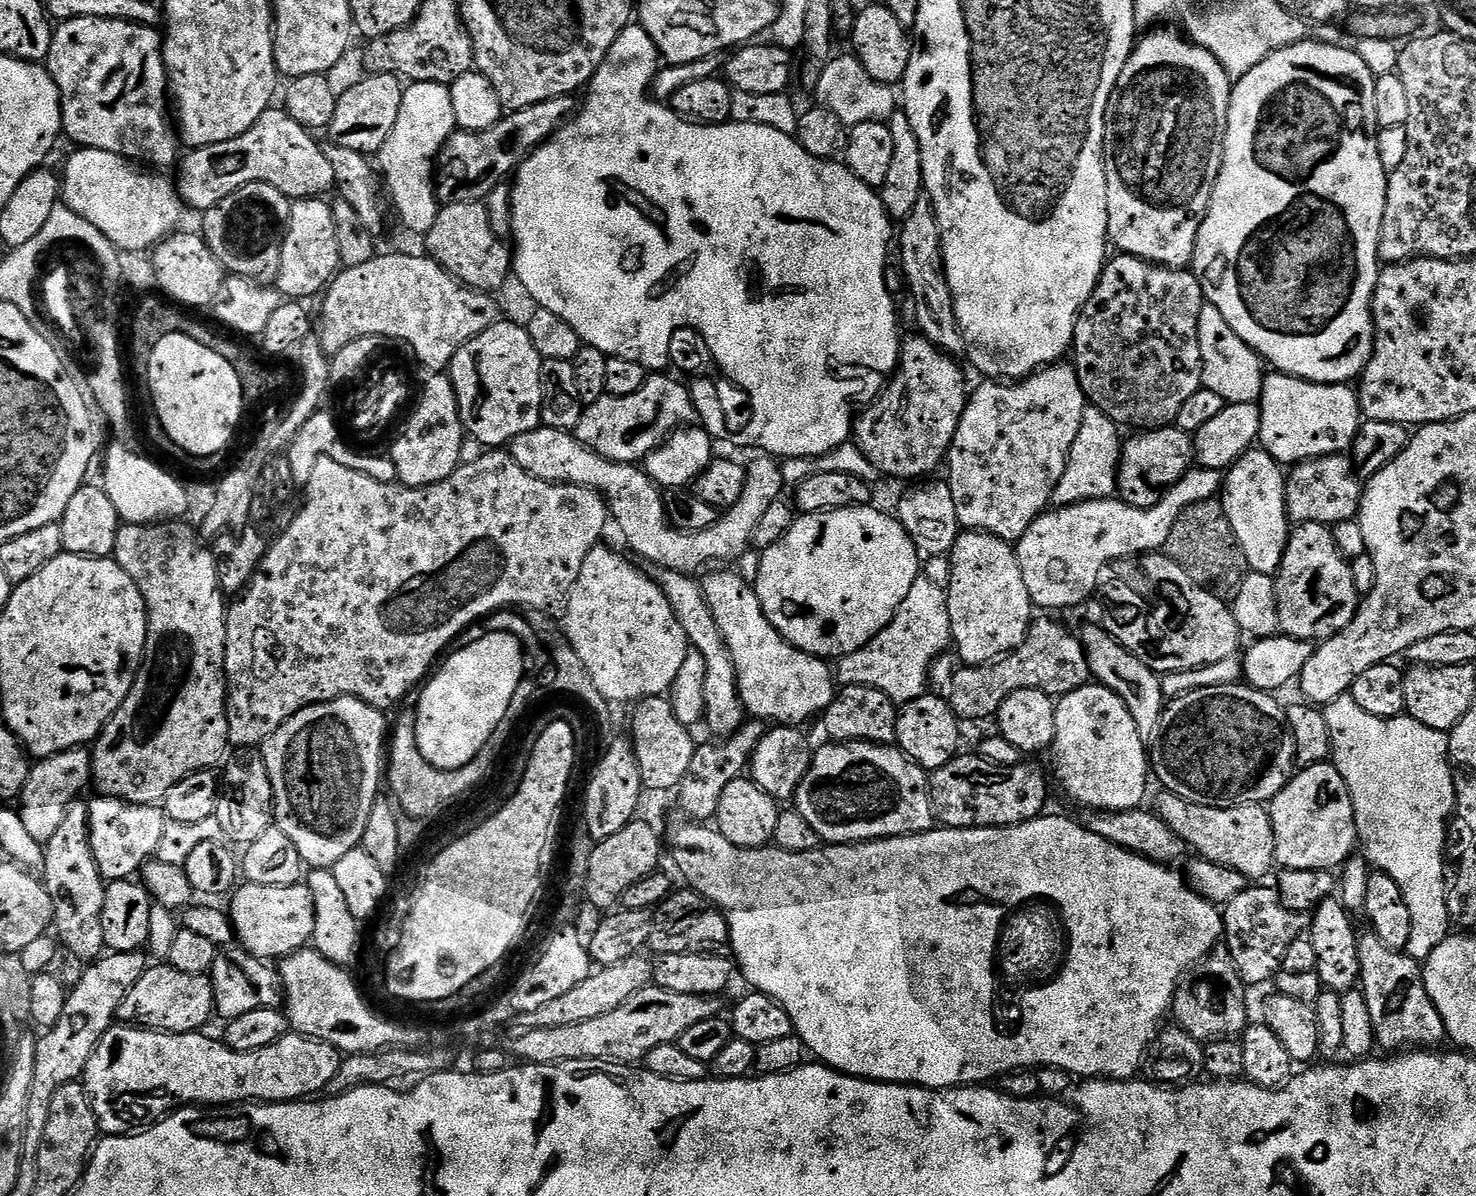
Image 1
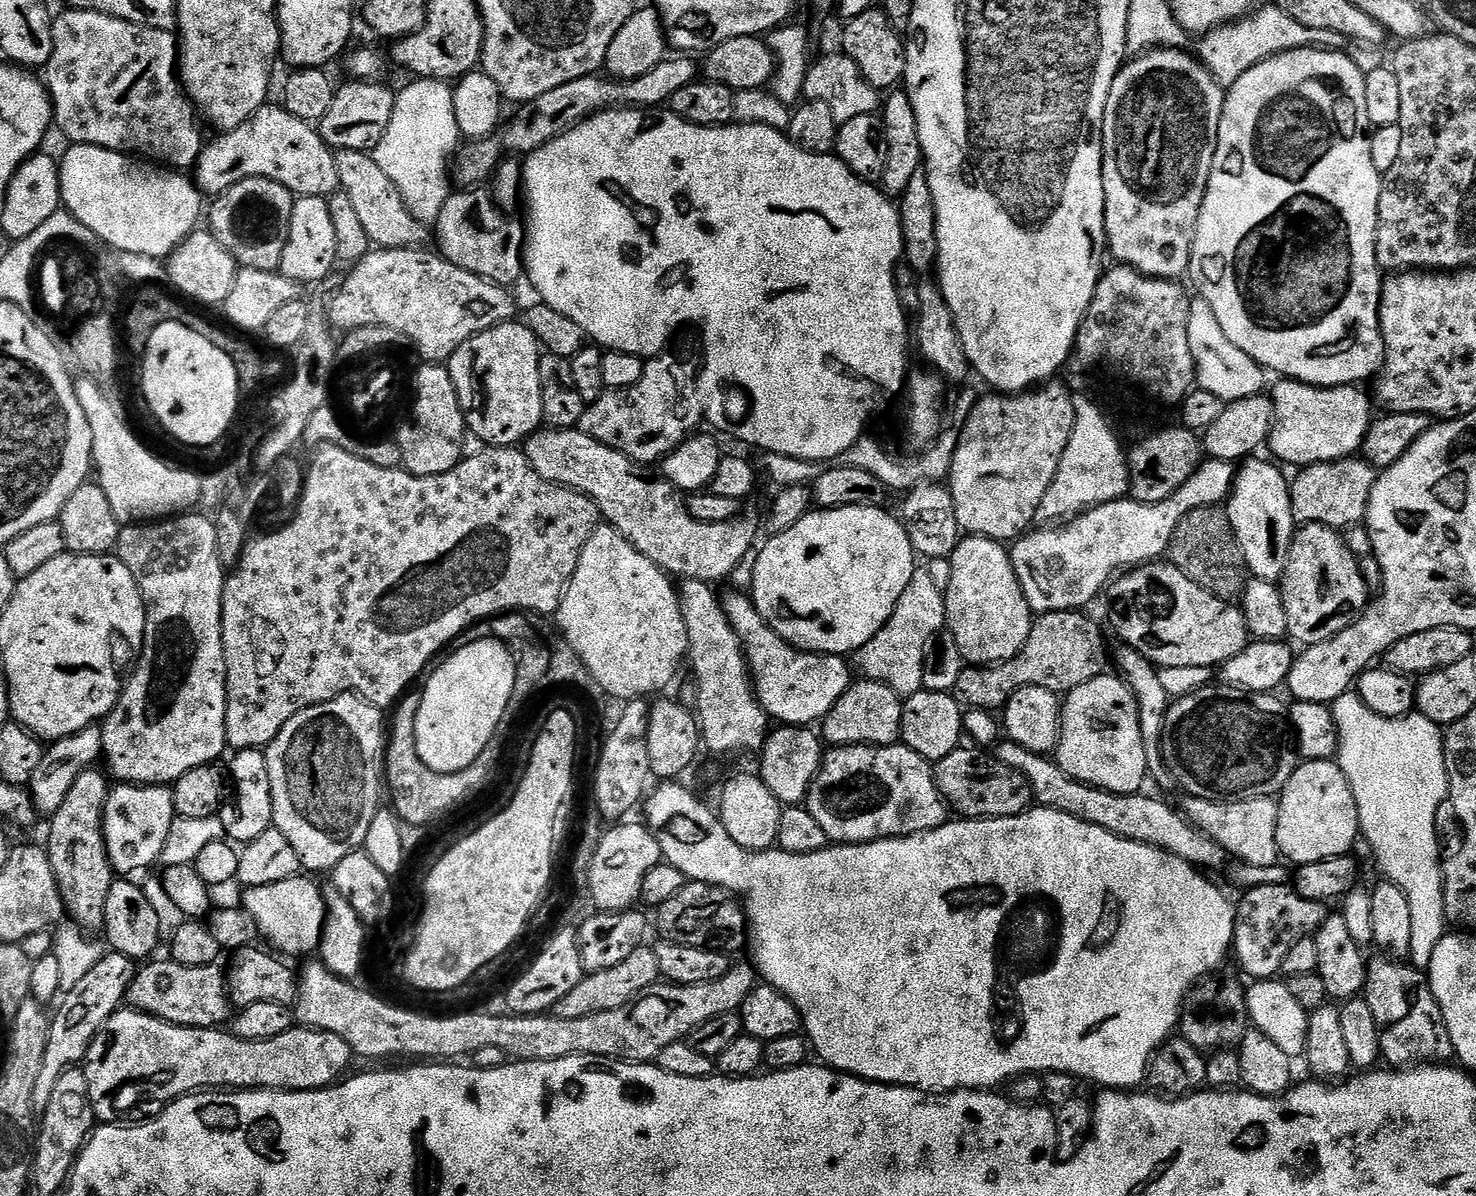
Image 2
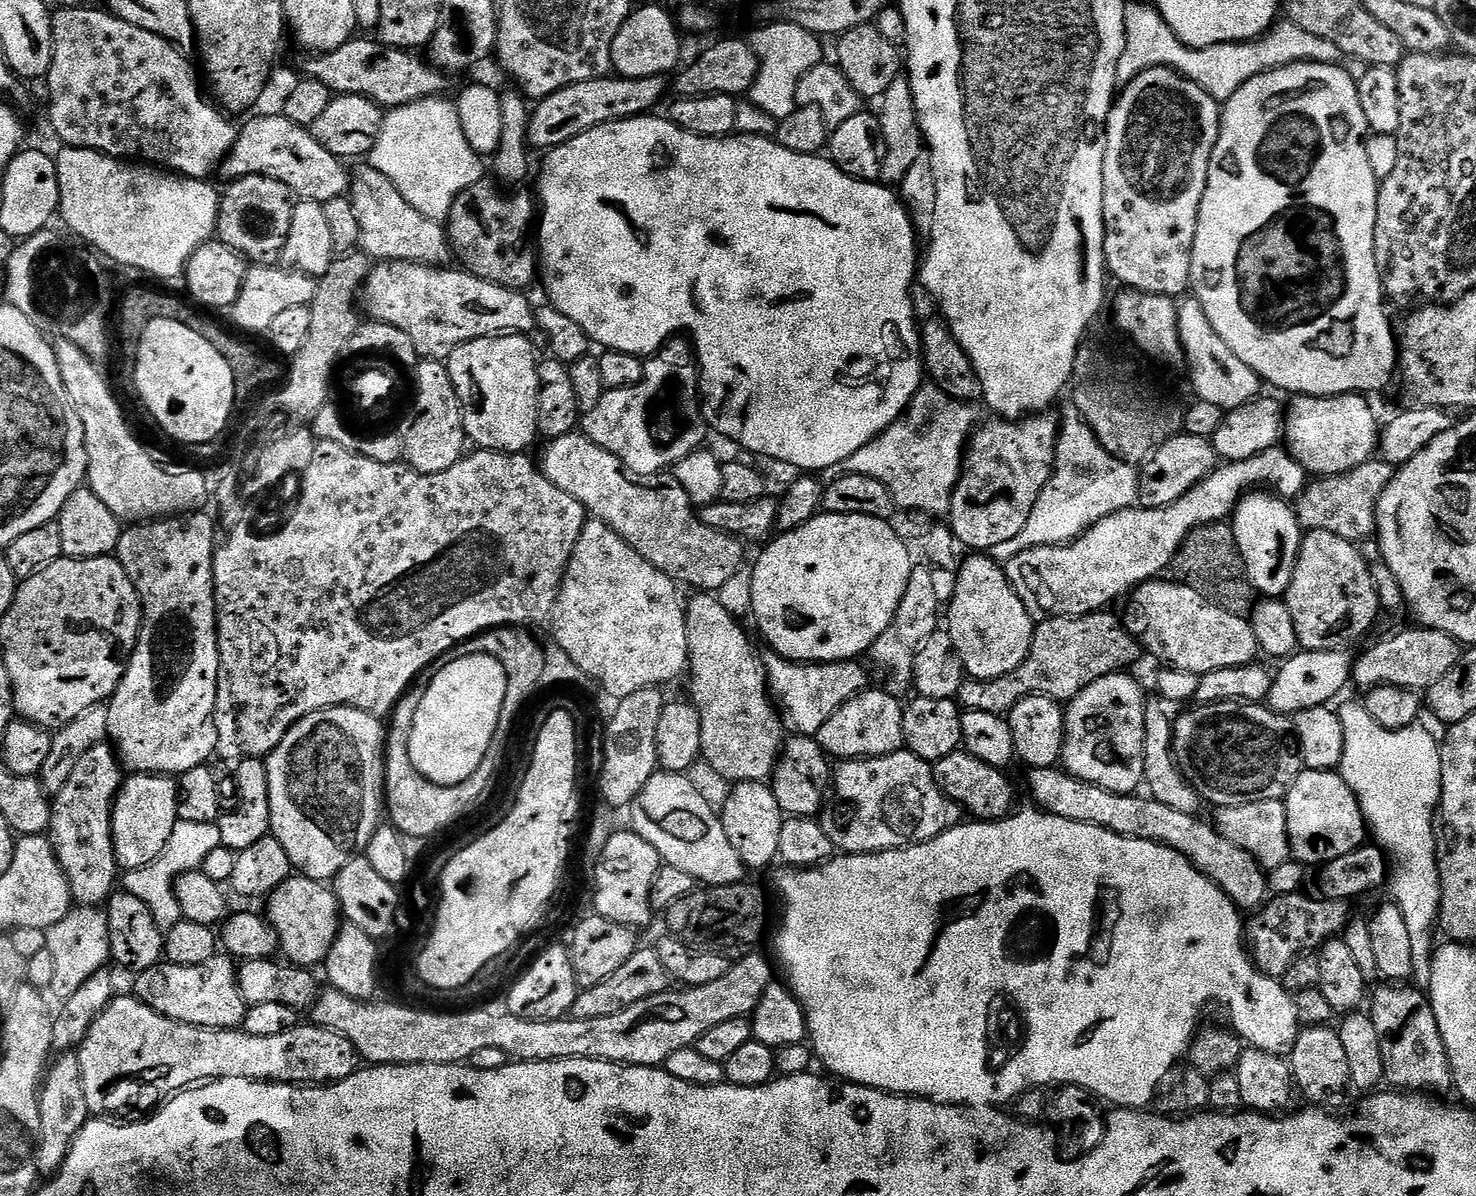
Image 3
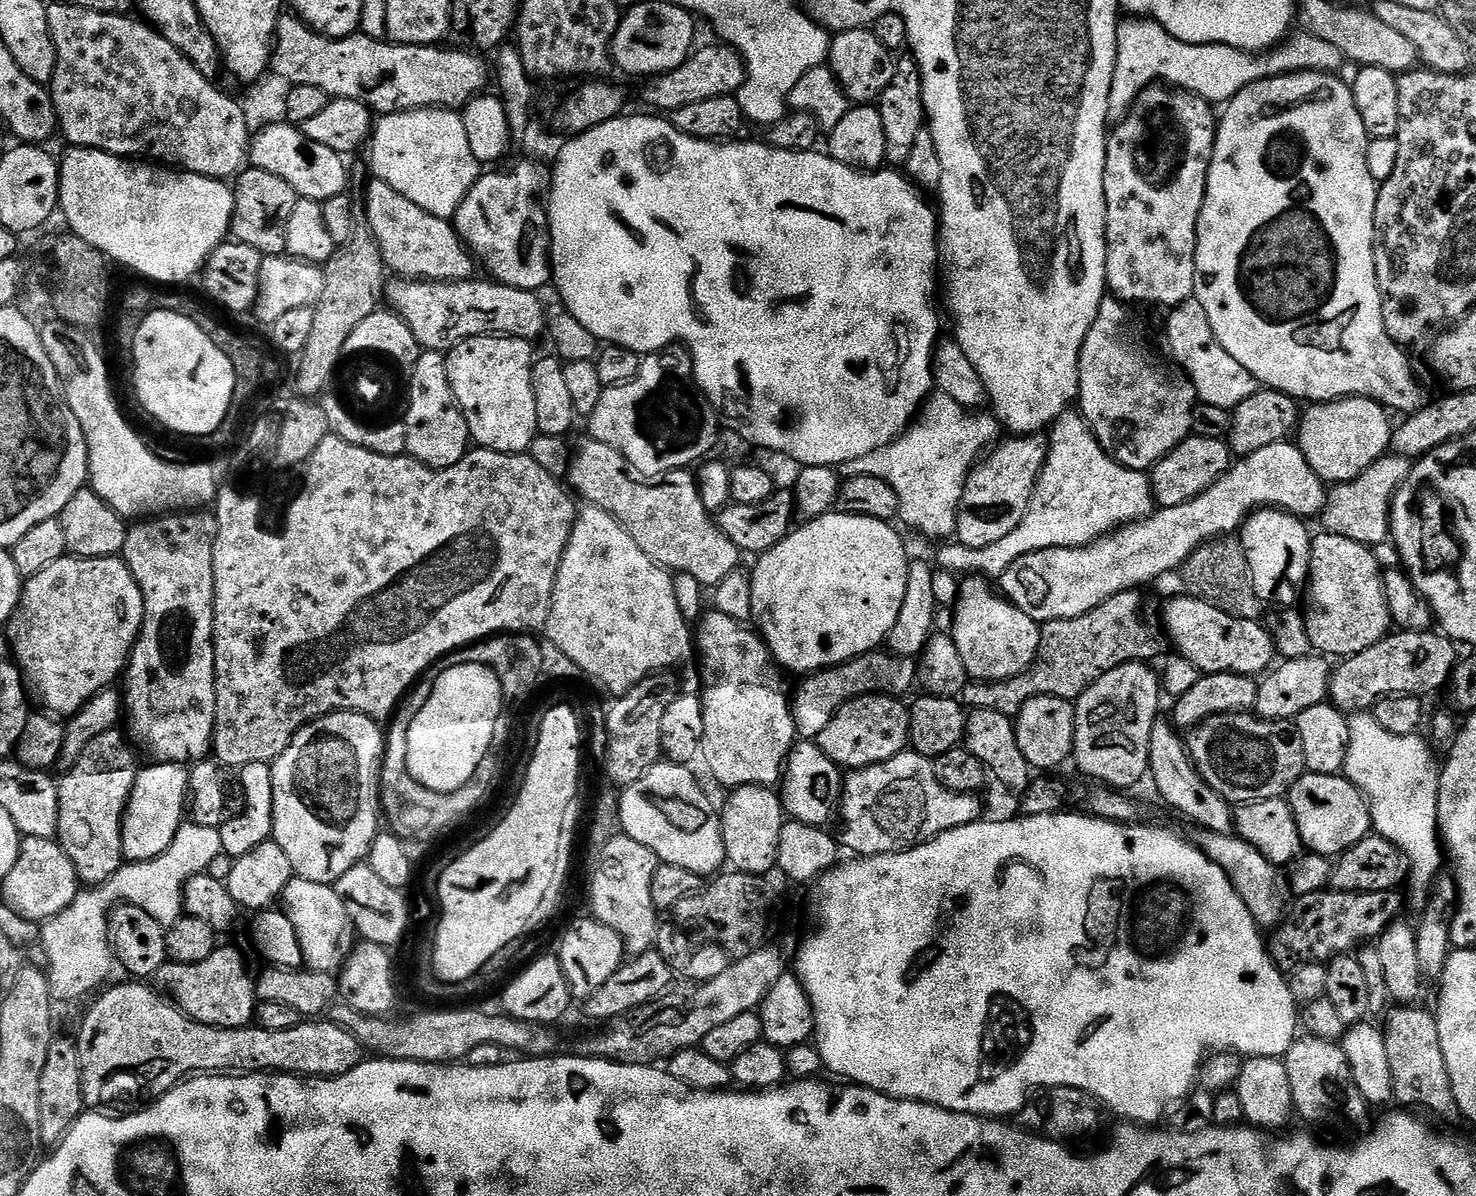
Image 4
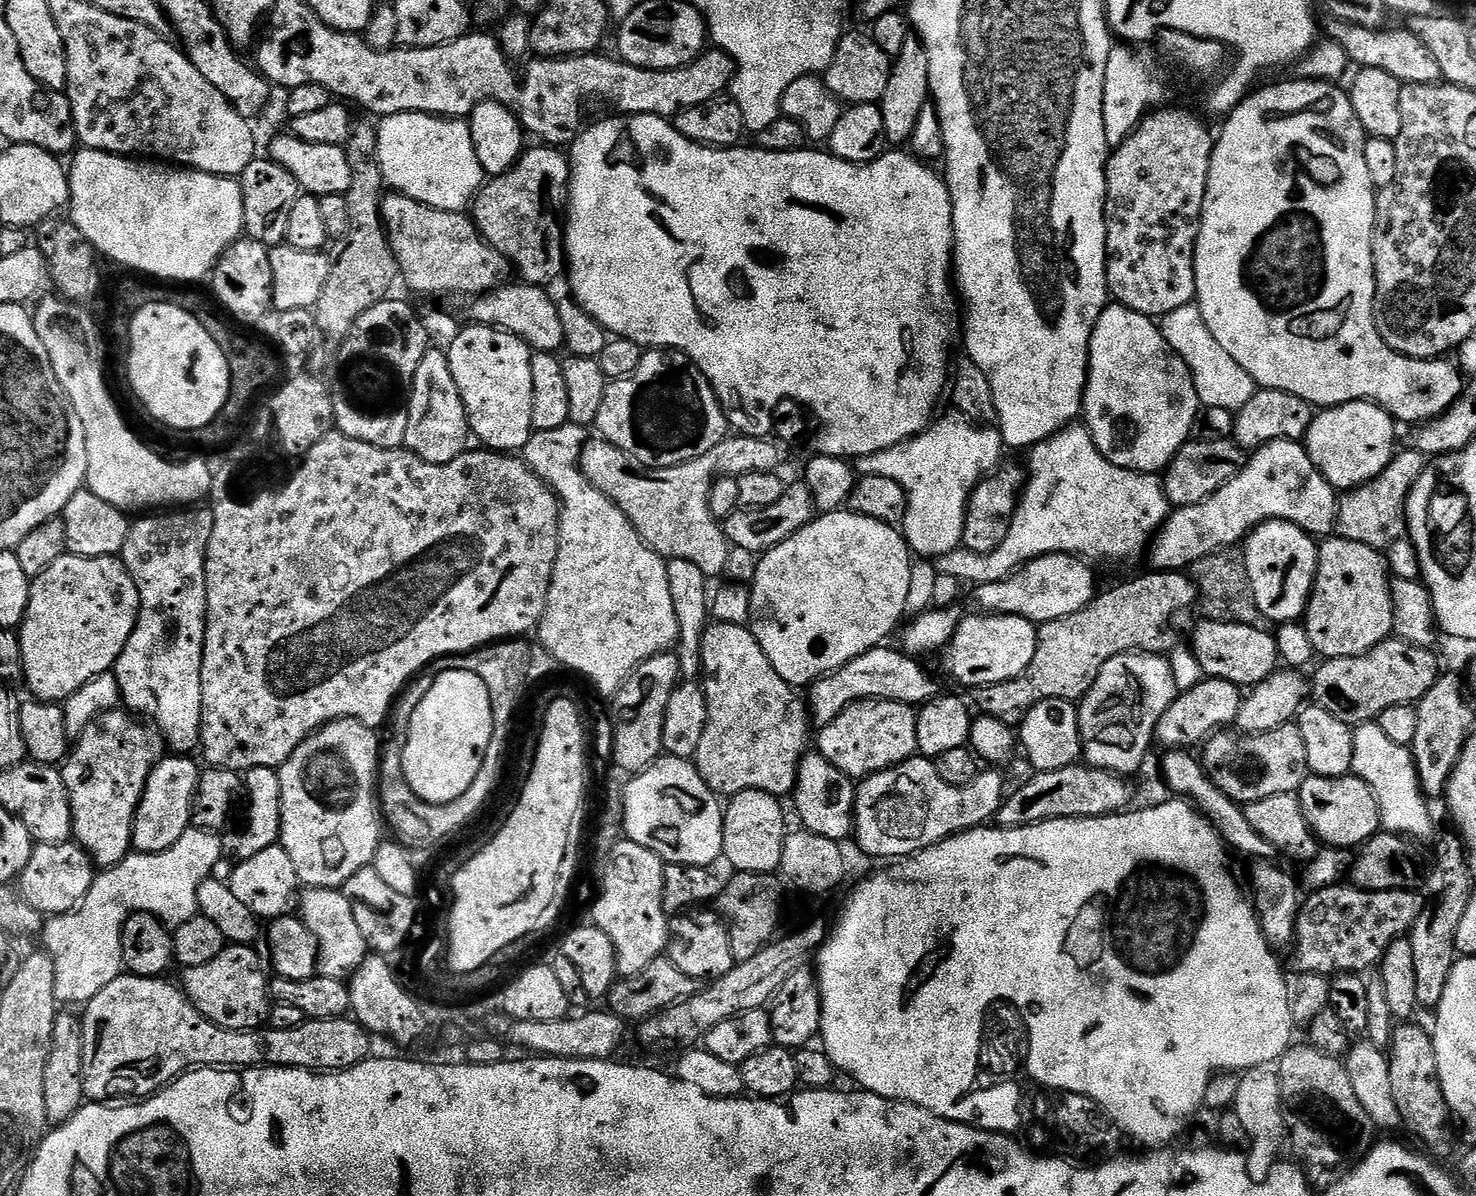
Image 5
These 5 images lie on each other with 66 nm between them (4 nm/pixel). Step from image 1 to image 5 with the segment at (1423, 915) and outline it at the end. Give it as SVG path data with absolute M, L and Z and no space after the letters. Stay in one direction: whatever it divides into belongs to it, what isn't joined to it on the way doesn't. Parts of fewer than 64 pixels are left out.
M1369 722L1355 729L1352 772L1370 786L1378 802L1383 831L1398 832L1409 838L1431 834L1432 816L1428 813L1427 804L1429 801L1420 787L1413 755L1405 745L1390 742L1390 738L1382 734L1379 723Z

